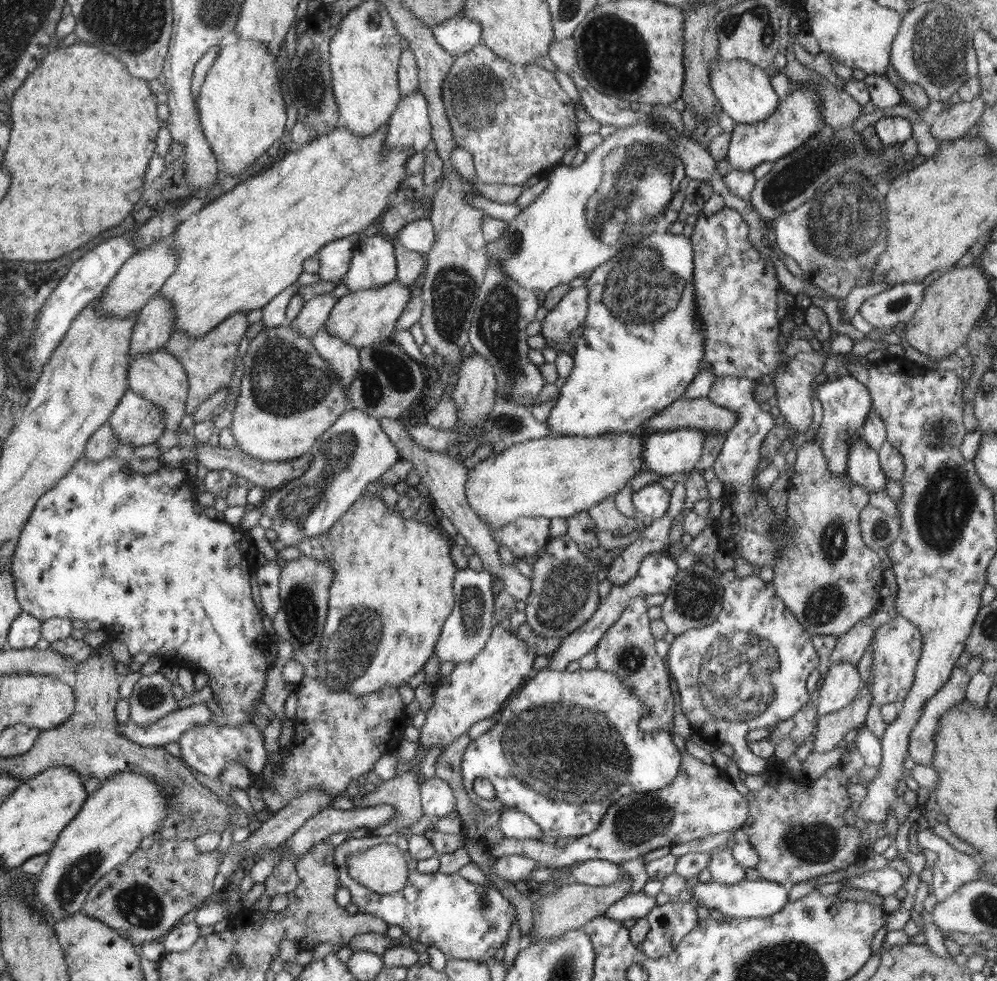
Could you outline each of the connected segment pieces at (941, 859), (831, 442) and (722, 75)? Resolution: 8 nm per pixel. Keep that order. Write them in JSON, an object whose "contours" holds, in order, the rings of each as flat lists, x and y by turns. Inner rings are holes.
{"contours":[[[929,828,914,833,914,838,922,850,930,850,938,855,933,870,933,894,937,902,943,901,957,888,981,877,981,863,962,852,954,850,944,839]],[[842,375,834,381,827,380,817,385,815,392,822,403,823,419,813,441,820,445,830,472,837,477,844,476,847,474,849,448,856,439,860,439,858,430,866,422,867,414,872,410,872,398,866,386,851,375]],[[720,57,715,60,709,73,713,93,716,95,722,110,735,123,757,123,768,118,779,105,779,97,770,85,770,78,759,66,751,65,750,62,740,59,727,61]]]}

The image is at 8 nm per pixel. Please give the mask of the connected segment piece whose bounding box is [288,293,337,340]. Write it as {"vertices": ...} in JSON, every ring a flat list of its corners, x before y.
{"vertices":[[332,293,320,294,305,302,300,314,288,322,288,325,310,340,320,328,325,326,336,301]]}

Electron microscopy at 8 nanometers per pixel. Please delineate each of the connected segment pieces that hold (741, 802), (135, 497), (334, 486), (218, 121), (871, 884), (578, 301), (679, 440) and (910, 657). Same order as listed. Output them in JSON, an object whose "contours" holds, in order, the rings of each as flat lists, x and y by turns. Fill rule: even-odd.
{"contours":[[[682,753,681,766,678,776,674,781,661,790,652,792,632,792,625,794,618,802,608,807,606,814,602,817,598,828,590,834,576,838,572,844,566,844,564,847,556,847,552,844,545,844,539,840,526,840,518,838,502,838,498,844,487,845,487,850,492,853,496,859,508,855,522,855,526,858,535,860,542,867,553,867,555,870,572,866,585,860,607,860,608,862,622,863,634,858,643,858,653,850,688,843,693,840,703,839,705,836,726,833,741,829,742,825,749,817,749,808,747,798,738,790,730,776,725,771,719,770,716,766,708,766,694,758,692,754]],[[114,454,107,456,104,458,104,460,99,460,98,462,94,462,86,456,82,456,72,465,72,468,53,486,53,488,50,489,50,492,44,494,42,498,36,502,36,505,34,505,26,524,21,530,20,538,17,547,15,548,15,555,10,562,11,575,14,579,13,583,15,586,15,595,17,601,20,603,21,609,24,612,31,614,38,620,41,620,42,623,50,618,60,617,68,618,72,621,83,620,84,622,88,622,88,620,99,620,104,626,112,626,112,630,118,630,118,638,120,638,124,644,127,644,129,647,129,652,132,655,135,655,139,652,147,652,150,657,176,656,178,660,182,658,181,664,193,667,196,671,203,671,204,674,208,675,208,683,212,689,213,699,216,700,216,704,218,704,218,706,220,706,222,709,222,716,212,716,212,723,218,727,240,727,240,725,250,722,248,721,248,715,250,715,250,713,254,713,254,709,256,709,254,703,256,703,256,700,263,699,264,687,266,686,266,670,268,670,270,667,268,661,266,660,266,650,270,648,271,638,267,635,262,627,262,617,259,614,259,609,256,607,256,604,252,599,252,591,250,589,250,577,252,570,254,570,256,567,257,551,255,549,255,545,252,543,248,532,243,530,240,525,231,525,230,523,226,523,226,521,220,517,211,517,207,516,206,514,198,514,194,511,194,505,198,504,198,495,194,494,196,479,194,480,194,478,190,477,190,475,187,475,182,466,171,469,161,466,157,471,154,471,149,475,143,475,133,470,127,473,125,471,127,466,128,462,119,459]],[[350,409,344,411,339,417,336,422,333,422,333,425,326,430,324,434,312,445,310,449,310,453,312,455,312,462,308,467,308,470,302,474,301,477,292,479,287,483,280,484,276,488,271,490,271,496,266,500,266,502,262,503,263,512,272,518,272,528,275,530,277,534,277,546,282,542,284,546,297,546,298,543,301,542,302,539,318,536,319,534,325,533,329,528,332,528,339,520,342,518,342,515,352,506,354,502,358,501,360,496,363,496,364,492,367,490,367,486,376,482,380,476,382,476,387,470,390,470,392,466,399,461,401,456,398,454,398,449,394,446,394,443,388,438,388,435,382,430,380,426,379,419,366,414,360,410]],[[238,39,220,47,199,91,198,113,203,134,230,176,239,174,279,141,286,124,286,105,282,99,275,56,265,44]],[[888,866,878,870,870,869,862,875,850,877,844,881,848,888,862,888,862,890,870,890,870,892,889,898,893,897,907,880,896,869]],[[586,287,571,288,541,322,540,333,546,338,545,346,551,346,558,355,572,355,570,332,584,324,589,305,590,293]],[[696,429,652,432,643,446,644,469,675,478,691,472,700,460,704,443,703,431]],[[898,615,884,623,875,632,874,659,872,665,872,704,900,704,914,684,916,665,921,655,921,632,909,620]]]}

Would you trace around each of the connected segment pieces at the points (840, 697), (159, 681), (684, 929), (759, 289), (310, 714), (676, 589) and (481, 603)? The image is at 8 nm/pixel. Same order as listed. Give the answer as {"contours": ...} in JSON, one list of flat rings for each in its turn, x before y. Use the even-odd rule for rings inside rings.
{"contours":[[[853,664,830,665,820,685,820,696,815,701,818,716,846,708,858,696,857,690,862,684,858,669]],[[160,672,150,674,149,676,142,675,138,682,134,684,132,696,128,698,130,708,130,718,138,726,150,726,154,722,158,722,161,718,176,711,177,700,174,698,172,692,172,683]],[[684,896,654,908,645,916,650,932,641,942,640,949,648,958,667,956,699,923,696,905]],[[724,207,716,214,701,215,696,220,689,240,693,248,694,302,704,333,703,368,718,376,737,376,758,382,761,376,773,375,779,366,784,348,778,344,780,321,776,317,777,293,780,288,777,270,760,256,749,242,750,226,733,208]],[[318,677,304,678,299,682,294,694,298,698,295,723,296,734,294,741,283,752,283,775,274,772,271,788,280,795,290,794,298,796,312,788,320,789,326,794,338,796,346,793,346,789,353,780,366,775,373,770,374,764,383,754,395,752,399,743,405,737,405,729,411,723,407,716,406,707,398,692,399,687,389,686,356,698,354,694,346,691,333,691,329,689]],[[698,561,694,563,694,570,678,570,672,580,671,587,666,592,666,600,661,604,661,618,667,626,667,632,672,632,677,637,686,630,699,629,715,622,722,610,723,583,715,579,711,567]],[[466,567,457,569,453,582,455,605,444,621,440,636,436,641,433,654,440,663,451,660,455,664,474,658,484,647,493,632,495,618,493,617,496,595,492,594,494,576,486,570,477,572]]]}

